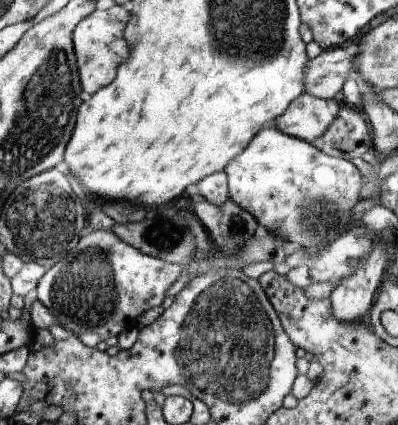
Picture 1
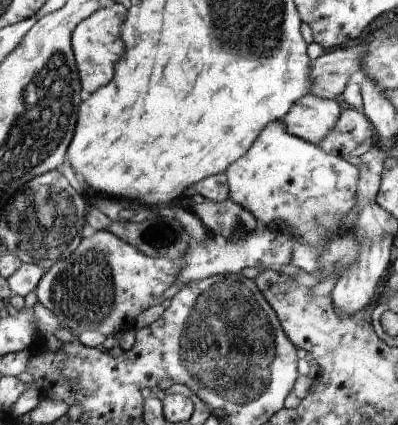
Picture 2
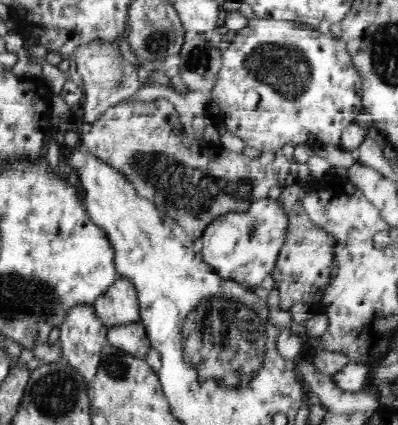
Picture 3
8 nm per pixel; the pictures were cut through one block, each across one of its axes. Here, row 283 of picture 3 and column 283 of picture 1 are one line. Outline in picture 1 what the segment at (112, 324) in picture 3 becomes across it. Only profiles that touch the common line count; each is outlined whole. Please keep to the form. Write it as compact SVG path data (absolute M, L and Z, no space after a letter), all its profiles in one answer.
M303 94L289 106L287 114L269 126L279 126L279 130L287 136L315 144L319 138L323 138L323 134L327 134L327 130L331 130L335 118L339 118L339 110L341 106L337 106L335 100L319 100L315 96Z

